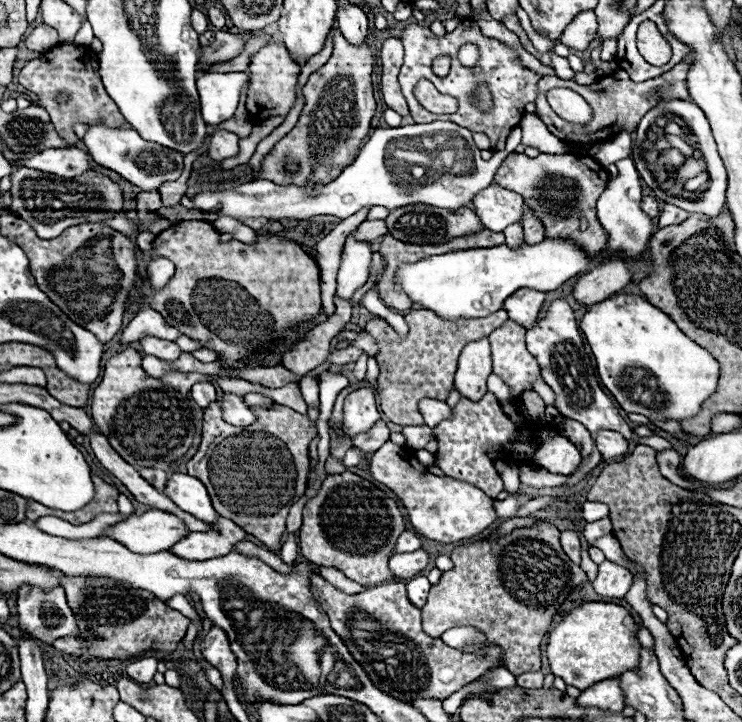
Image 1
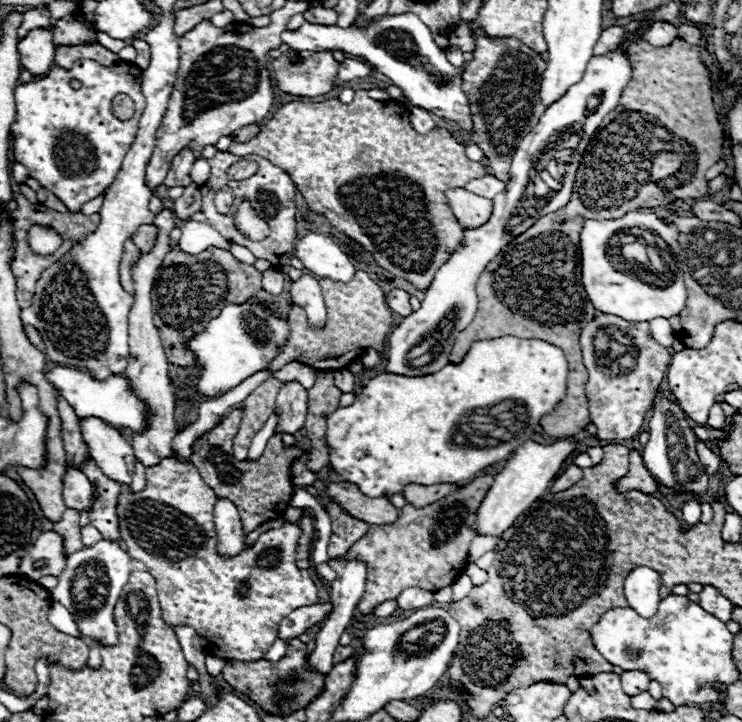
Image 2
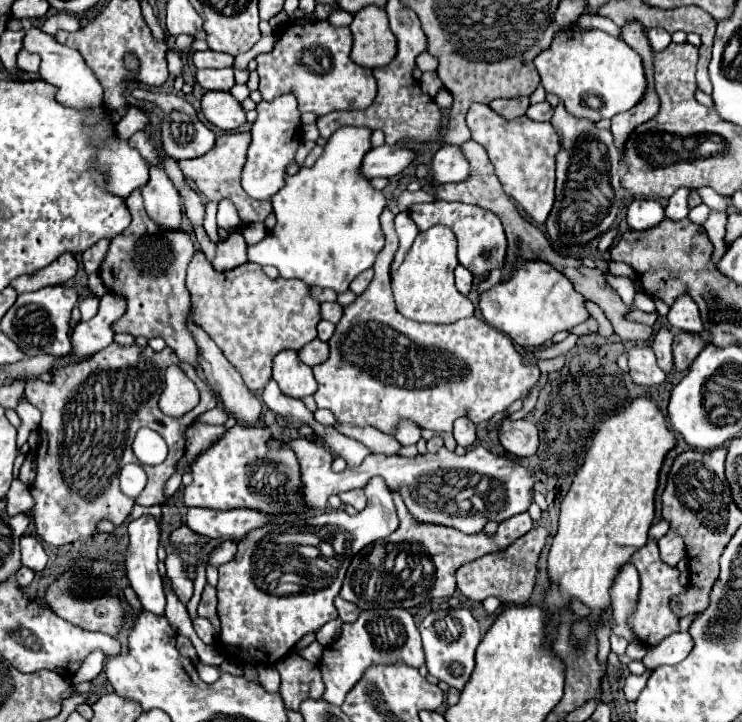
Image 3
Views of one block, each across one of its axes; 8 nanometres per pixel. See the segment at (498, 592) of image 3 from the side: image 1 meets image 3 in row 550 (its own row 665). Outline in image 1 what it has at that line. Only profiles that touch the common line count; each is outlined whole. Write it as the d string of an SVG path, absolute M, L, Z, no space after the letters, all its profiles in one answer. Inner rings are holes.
M542 520L532 526L512 530L510 534L492 532L490 536L474 540L468 546L454 548L452 562L454 570L444 572L440 584L430 588L428 602L422 608L424 632L438 638L452 626L472 626L486 636L486 641L477 647L469 646L461 652L475 653L489 644L496 644L502 650L502 666L508 668L512 674L540 670L540 644L552 622L552 616L558 612L566 596L578 584L586 582L586 572L566 558L560 546L560 530L554 524Z

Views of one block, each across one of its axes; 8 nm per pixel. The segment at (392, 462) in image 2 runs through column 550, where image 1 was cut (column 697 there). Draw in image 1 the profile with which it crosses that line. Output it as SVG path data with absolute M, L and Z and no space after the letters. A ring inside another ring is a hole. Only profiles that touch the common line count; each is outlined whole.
M616 294L610 296L608 300L602 300L600 304L590 306L584 318L580 320L580 328L586 334L586 340L594 352L602 384L610 390L610 394L627 413L642 414L650 421L663 419L680 421L692 418L696 410L700 410L700 404L710 394L714 394L718 386L718 362L702 346L698 346L684 332L680 332L680 328L666 314L662 314L660 310L650 306L648 300L636 294ZM640 374L652 374L652 382L656 382L658 388L664 392L664 401L660 407L647 408L639 402L632 401L632 390L640 386Z

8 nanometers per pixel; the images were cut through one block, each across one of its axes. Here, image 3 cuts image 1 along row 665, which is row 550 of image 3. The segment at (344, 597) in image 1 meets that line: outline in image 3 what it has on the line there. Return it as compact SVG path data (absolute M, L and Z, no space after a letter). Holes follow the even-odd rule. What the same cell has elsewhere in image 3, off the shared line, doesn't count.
M396 490L392 492L400 526L384 540L376 540L364 546L350 562L346 578L340 590L340 598L356 604L360 610L380 610L384 606L412 608L430 598L448 598L456 592L454 572L468 560L480 558L490 552L508 548L514 540L532 530L532 518L528 512L520 512L498 525L496 534L464 534L450 526L418 522L406 508Z

